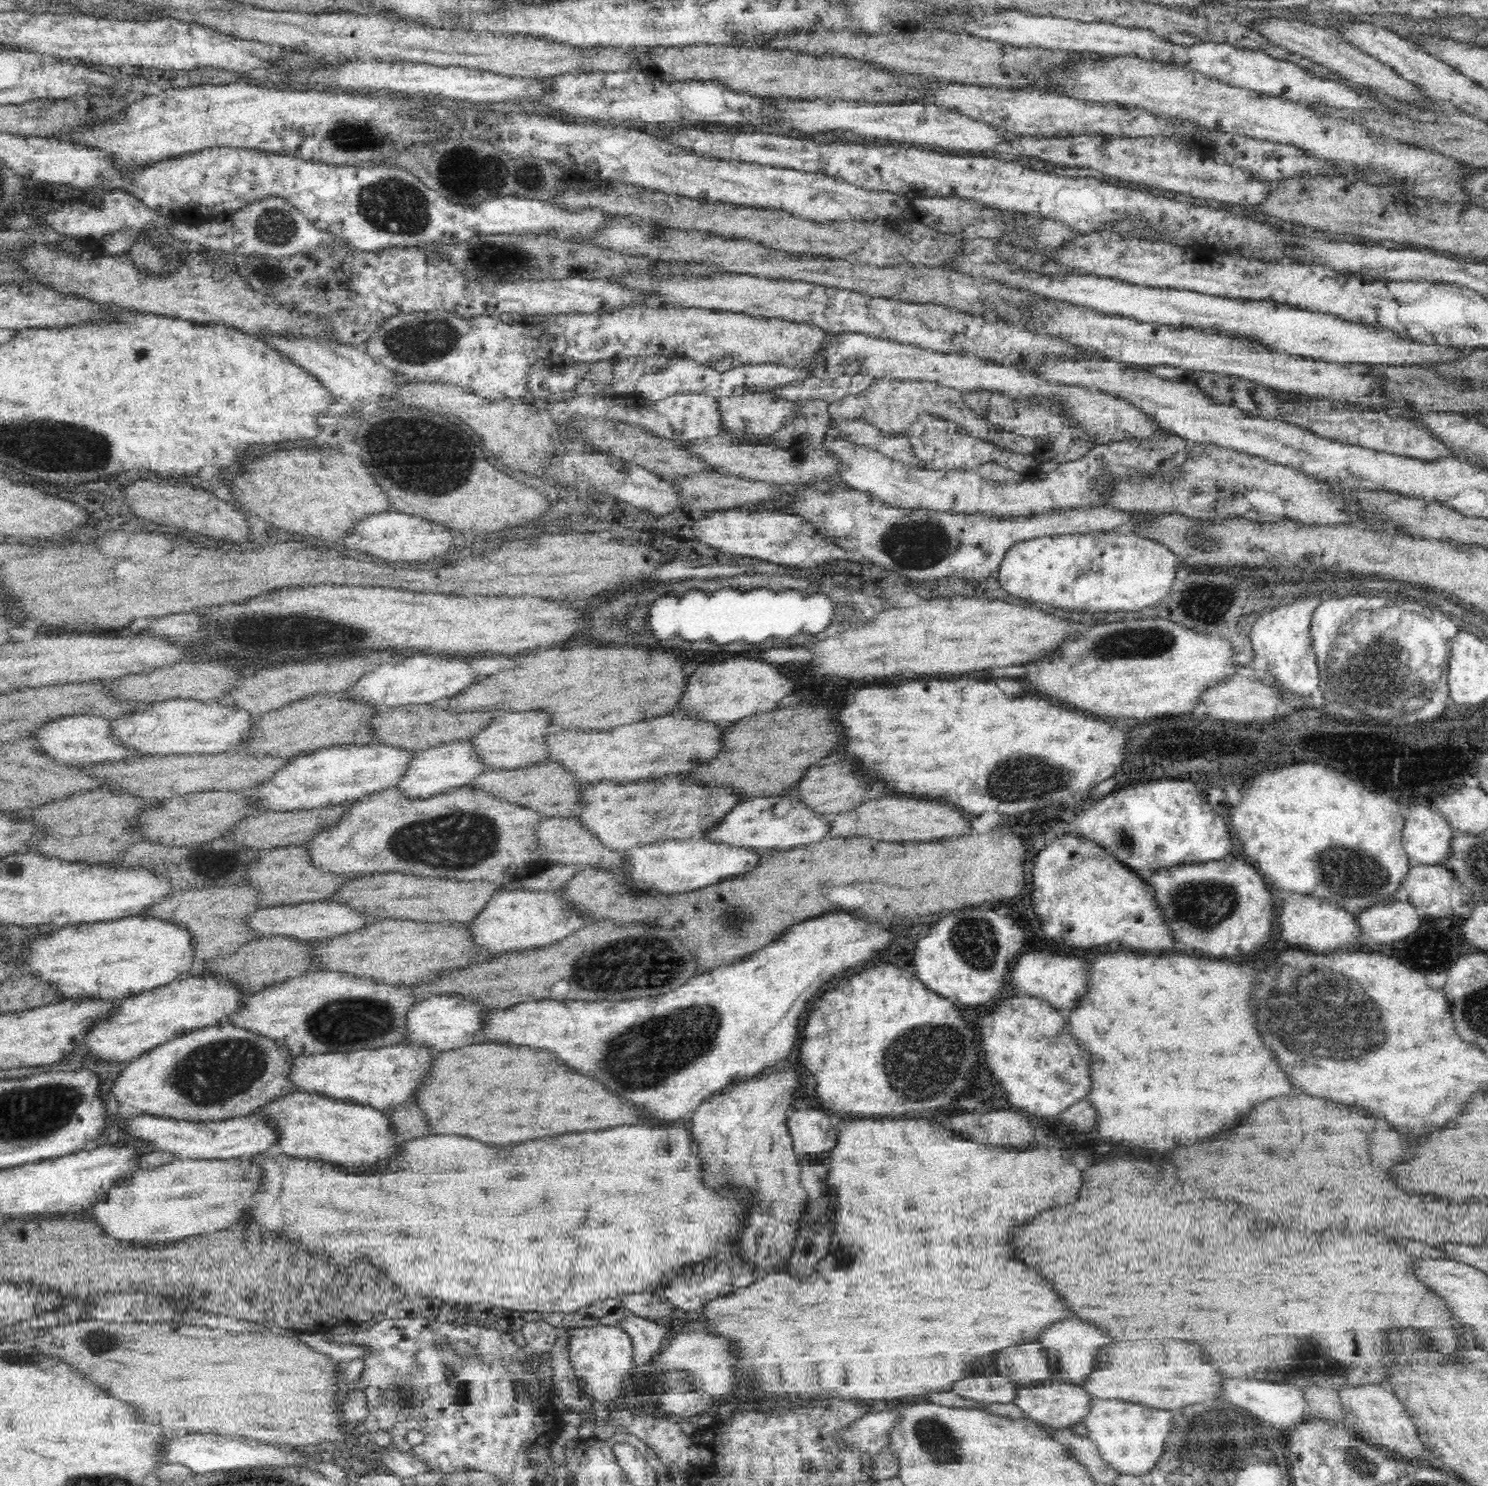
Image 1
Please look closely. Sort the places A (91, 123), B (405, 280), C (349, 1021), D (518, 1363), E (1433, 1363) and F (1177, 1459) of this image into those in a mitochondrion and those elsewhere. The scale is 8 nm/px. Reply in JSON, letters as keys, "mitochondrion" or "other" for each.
{"A":"other","B":"other","C":"mitochondrion","D":"other","E":"other","F":"mitochondrion"}

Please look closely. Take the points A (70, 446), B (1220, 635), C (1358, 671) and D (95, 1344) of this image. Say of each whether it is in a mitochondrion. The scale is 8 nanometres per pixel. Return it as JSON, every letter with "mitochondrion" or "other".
{"A":"mitochondrion","B":"other","C":"mitochondrion","D":"mitochondrion"}

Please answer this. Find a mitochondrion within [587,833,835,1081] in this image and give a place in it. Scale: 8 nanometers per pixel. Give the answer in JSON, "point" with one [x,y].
{"point":[734,919]}

